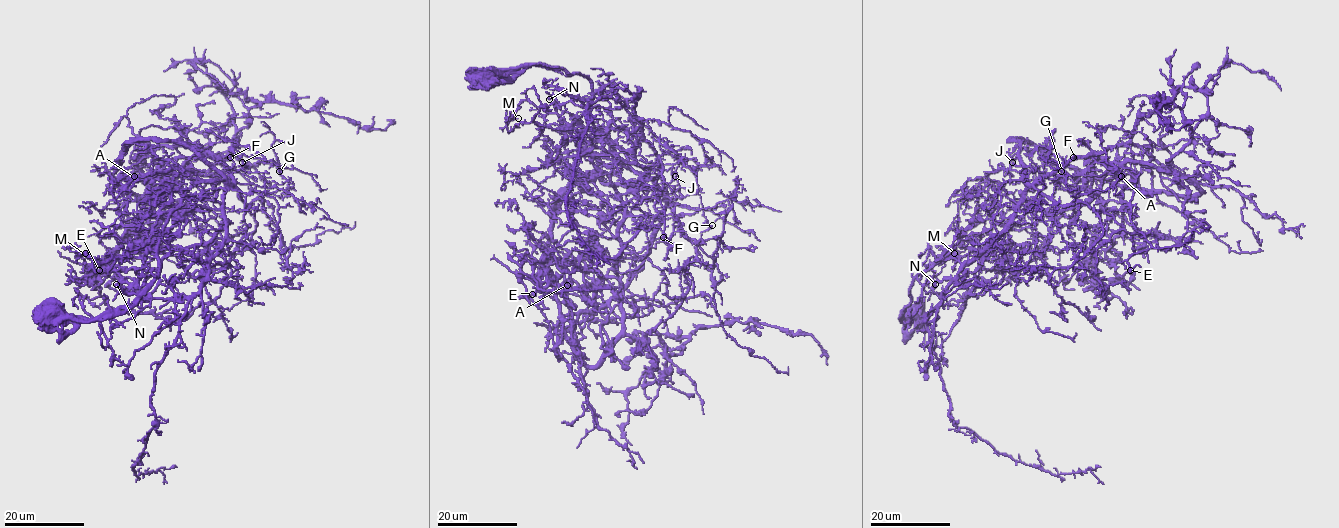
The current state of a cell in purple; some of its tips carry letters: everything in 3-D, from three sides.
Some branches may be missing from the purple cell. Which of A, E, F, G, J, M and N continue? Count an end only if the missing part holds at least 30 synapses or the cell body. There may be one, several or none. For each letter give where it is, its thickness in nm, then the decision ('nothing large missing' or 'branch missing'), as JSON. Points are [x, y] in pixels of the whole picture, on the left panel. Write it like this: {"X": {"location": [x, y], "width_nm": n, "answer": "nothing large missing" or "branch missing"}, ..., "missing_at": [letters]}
{"A": {"location": [134, 176], "width_nm": 240, "answer": "nothing large missing"}, "E": {"location": [99, 270], "width_nm": 360, "answer": "nothing large missing"}, "F": {"location": [230, 157], "width_nm": 180, "answer": "nothing large missing"}, "G": {"location": [279, 171], "width_nm": 130, "answer": "nothing large missing"}, "J": {"location": [242, 162], "width_nm": 400, "answer": "nothing large missing"}, "M": {"location": [85, 253], "width_nm": 130, "answer": "nothing large missing"}, "N": {"location": [116, 284], "width_nm": 400, "answer": "nothing large missing"}, "missing_at": []}

